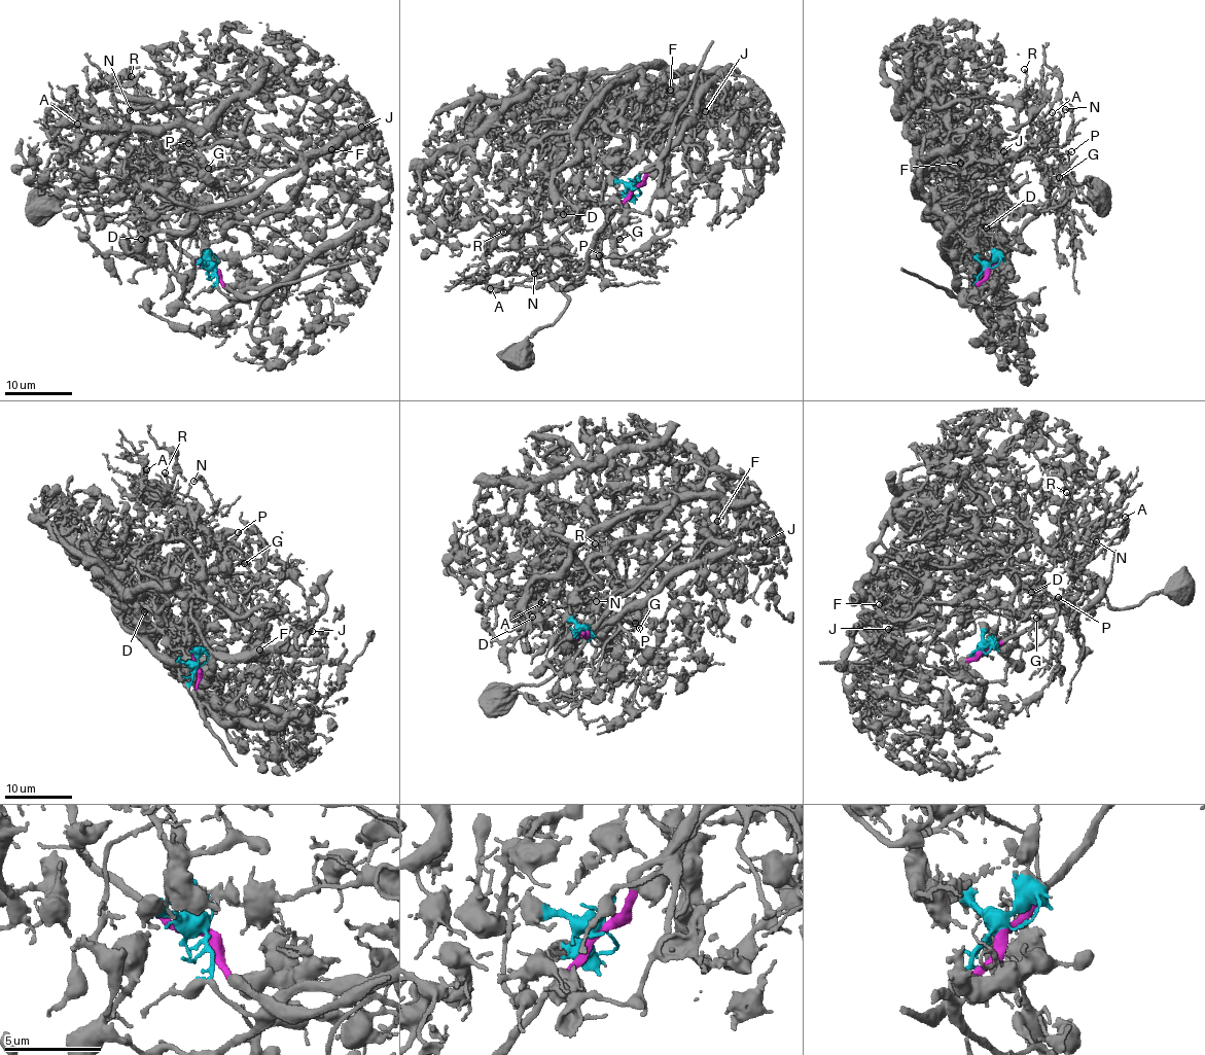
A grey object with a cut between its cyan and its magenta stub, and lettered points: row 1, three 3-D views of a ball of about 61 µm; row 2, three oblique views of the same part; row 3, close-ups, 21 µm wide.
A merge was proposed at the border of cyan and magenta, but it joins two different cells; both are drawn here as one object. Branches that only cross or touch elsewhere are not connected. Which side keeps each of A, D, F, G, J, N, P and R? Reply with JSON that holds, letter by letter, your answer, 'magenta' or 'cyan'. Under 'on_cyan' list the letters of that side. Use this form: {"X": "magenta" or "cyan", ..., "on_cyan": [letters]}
{"A": "magenta", "D": "cyan", "F": "cyan", "G": "magenta", "J": "cyan", "N": "magenta", "P": "magenta", "R": "magenta", "on_cyan": ["D", "F", "J"]}

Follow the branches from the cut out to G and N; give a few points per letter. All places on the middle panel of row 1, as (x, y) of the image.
G: (636, 187), (606, 220), (581, 276), (568, 285), (553, 280), (556, 257), (581, 269), (602, 239), (621, 240)
N: (636, 187), (606, 220), (581, 276), (568, 285), (553, 280), (548, 261), (561, 251), (570, 262), (534, 273)

